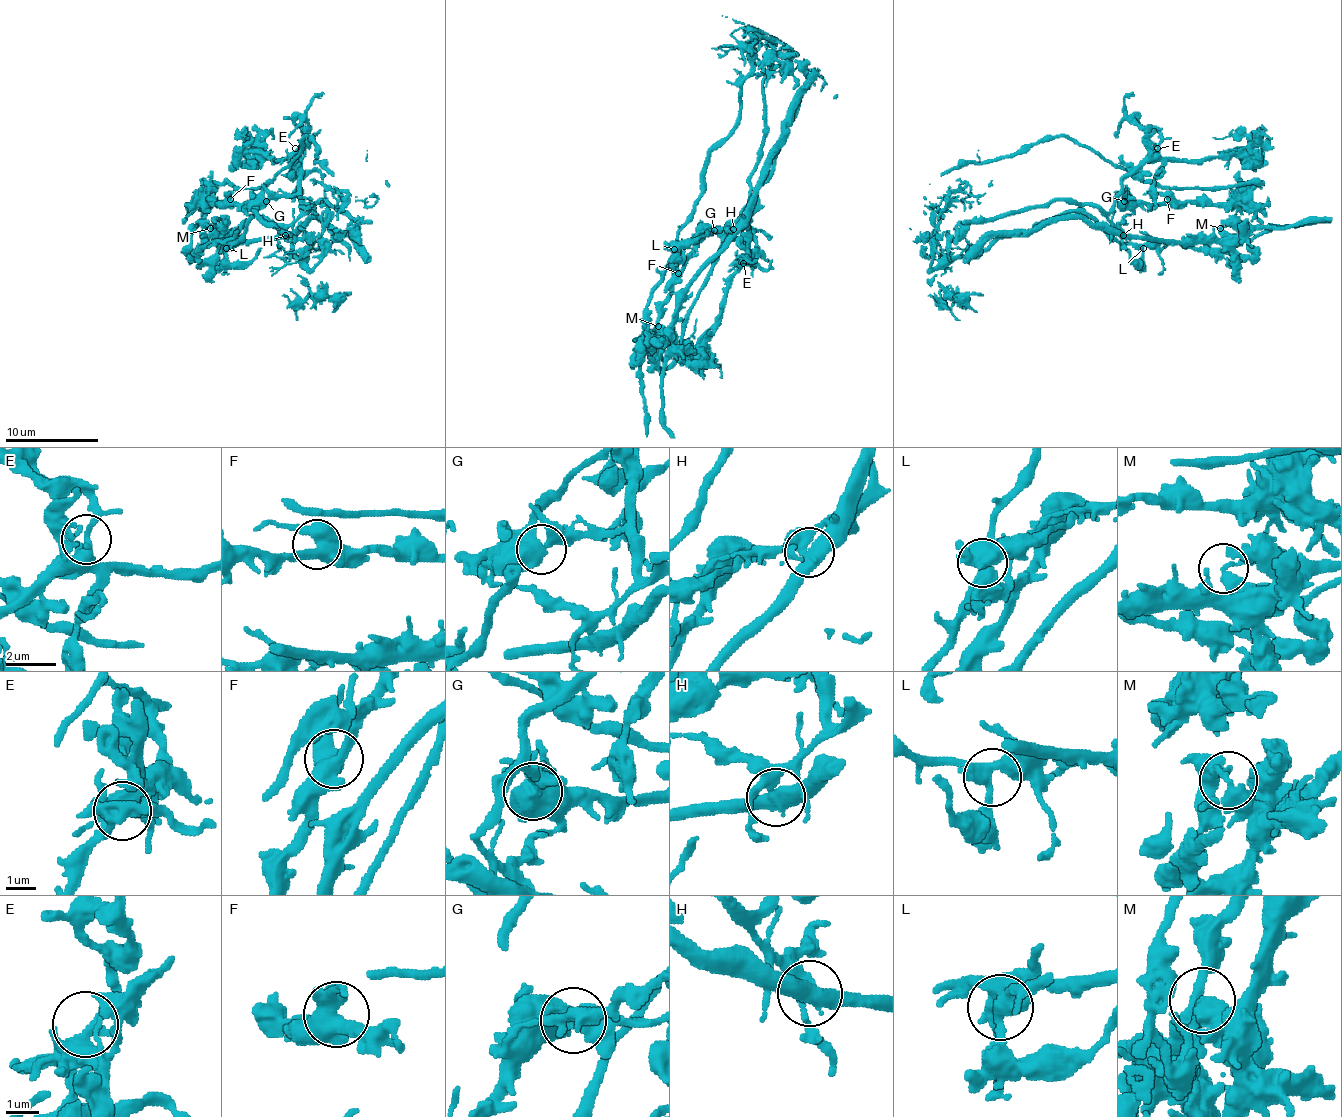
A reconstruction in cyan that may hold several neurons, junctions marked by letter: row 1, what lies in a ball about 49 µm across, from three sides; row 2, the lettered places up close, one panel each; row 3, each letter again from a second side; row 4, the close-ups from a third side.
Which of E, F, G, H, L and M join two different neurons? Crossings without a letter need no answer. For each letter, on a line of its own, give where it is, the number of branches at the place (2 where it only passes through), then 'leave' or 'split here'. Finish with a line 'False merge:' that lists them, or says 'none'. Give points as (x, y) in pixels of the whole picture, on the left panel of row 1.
E: (295, 148) | 4 | leave
F: (230, 199) | 3 | leave
G: (266, 201) | 1 | split here
H: (285, 235) | 4 | split here
L: (226, 248) | 4 | leave
M: (210, 228) | 2 | split here
False merge: G, H, M

